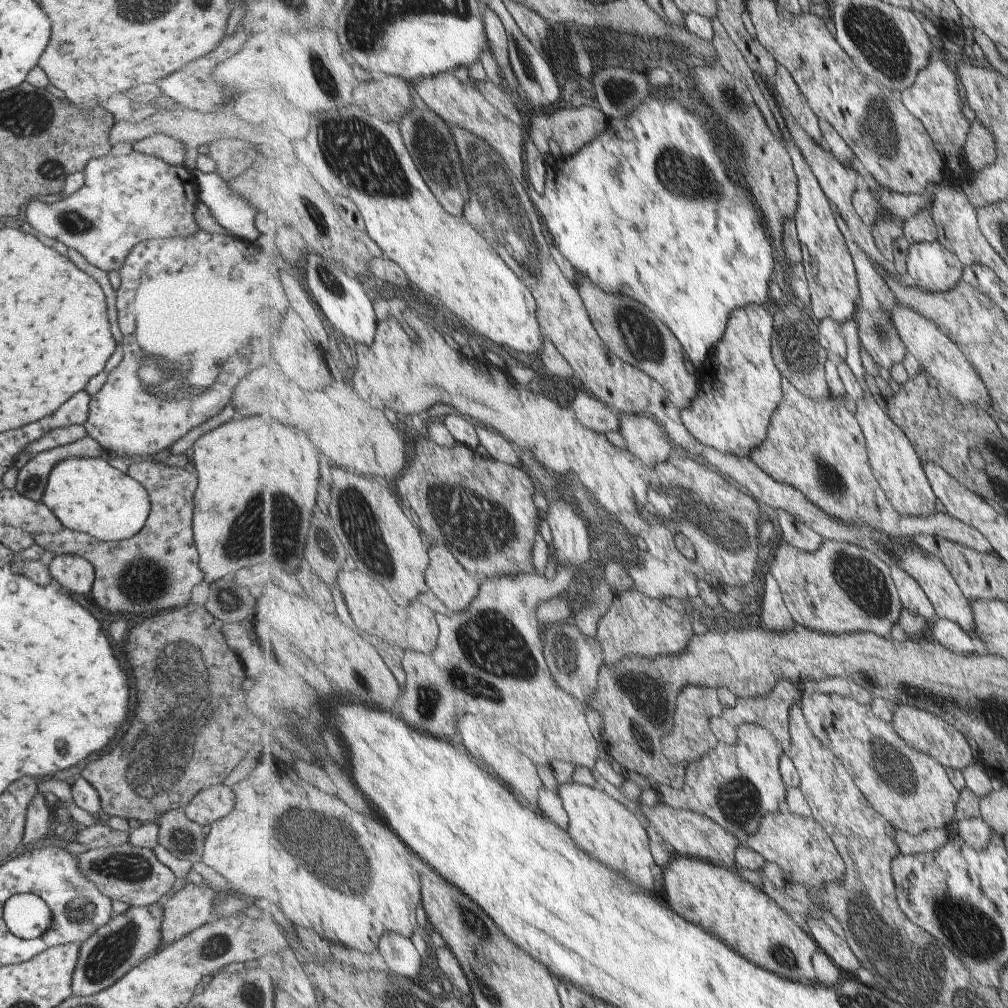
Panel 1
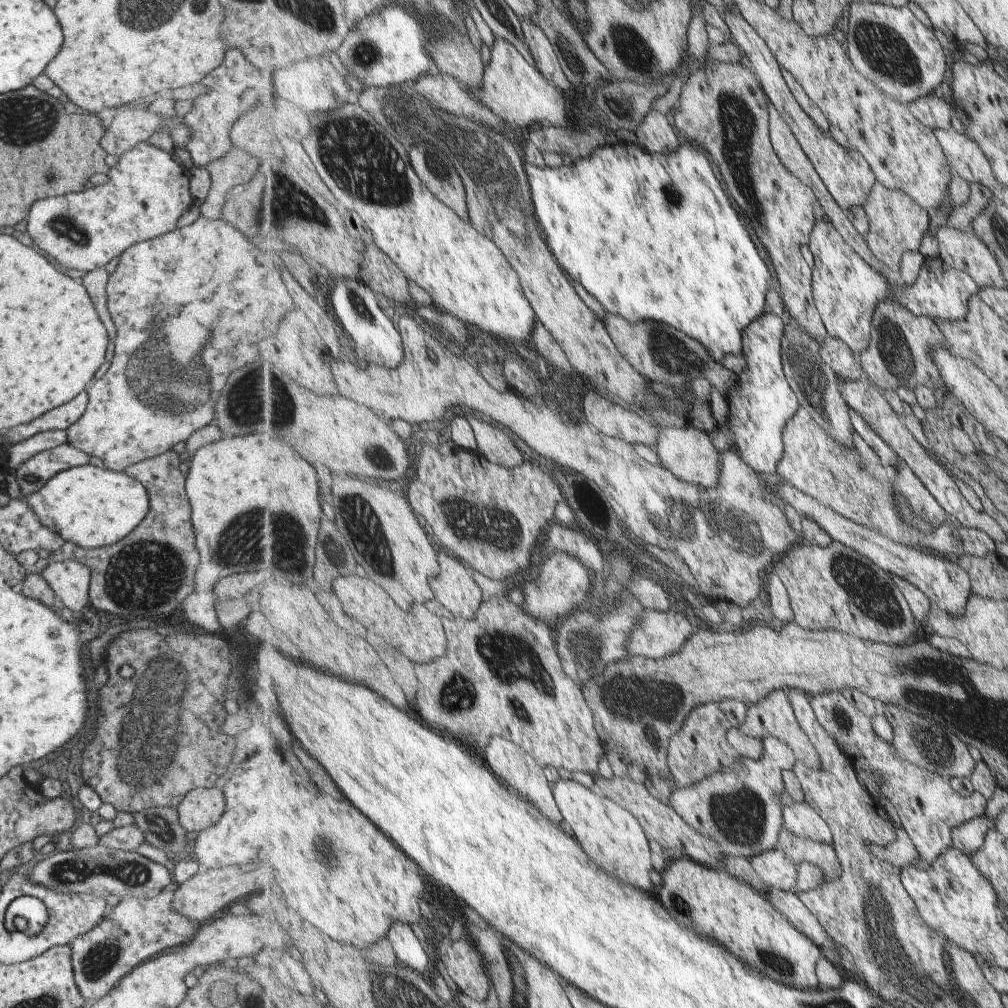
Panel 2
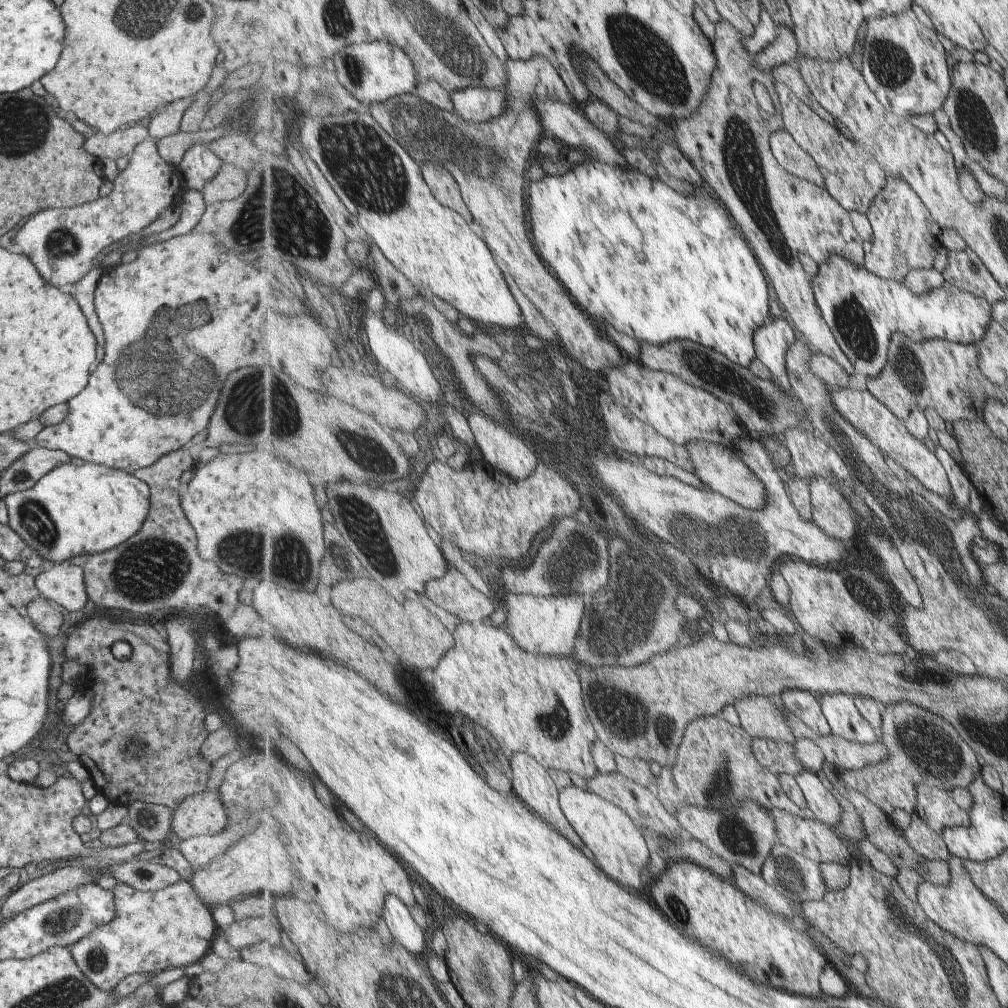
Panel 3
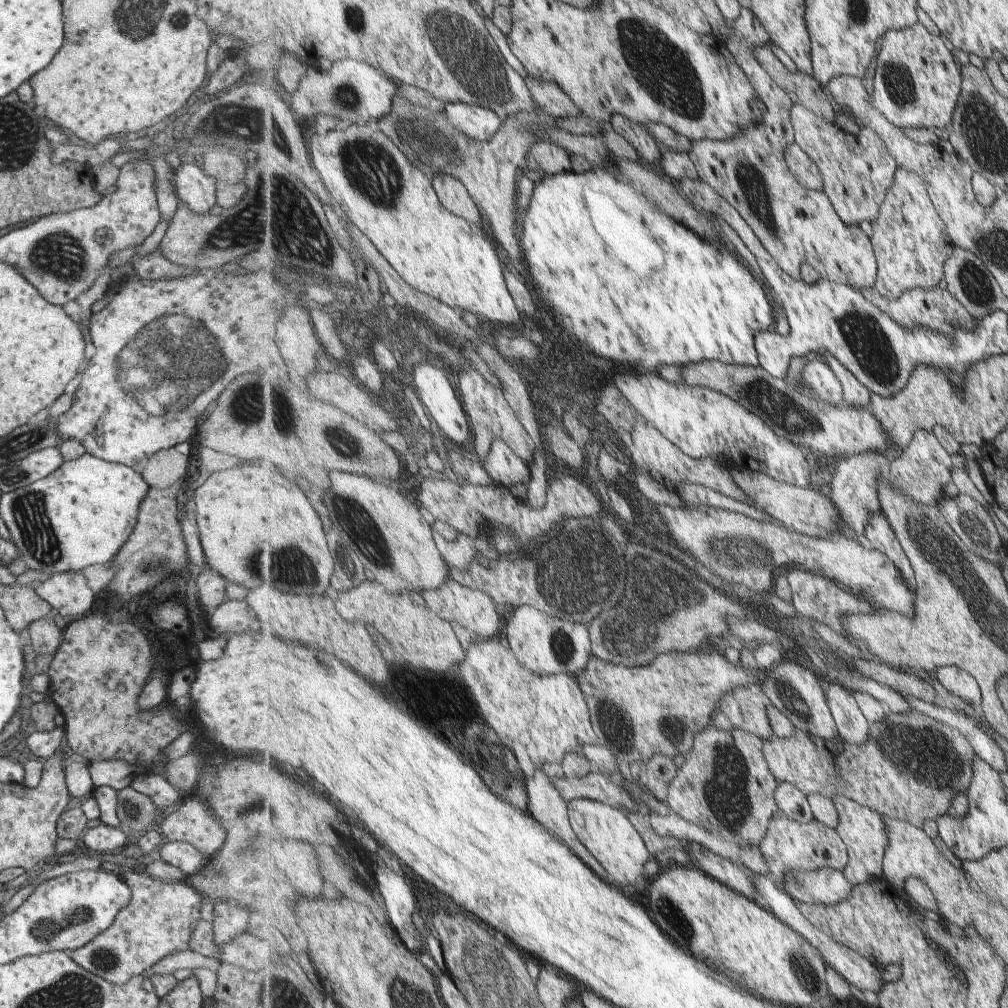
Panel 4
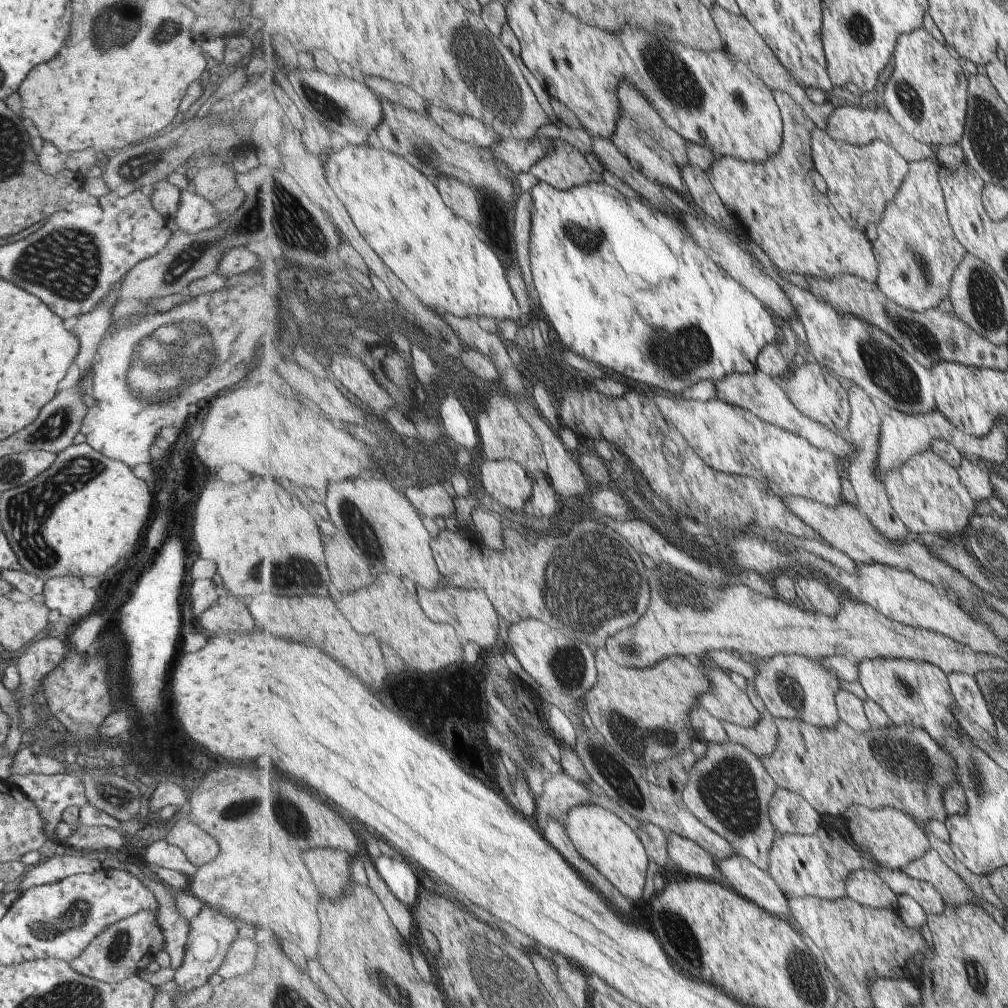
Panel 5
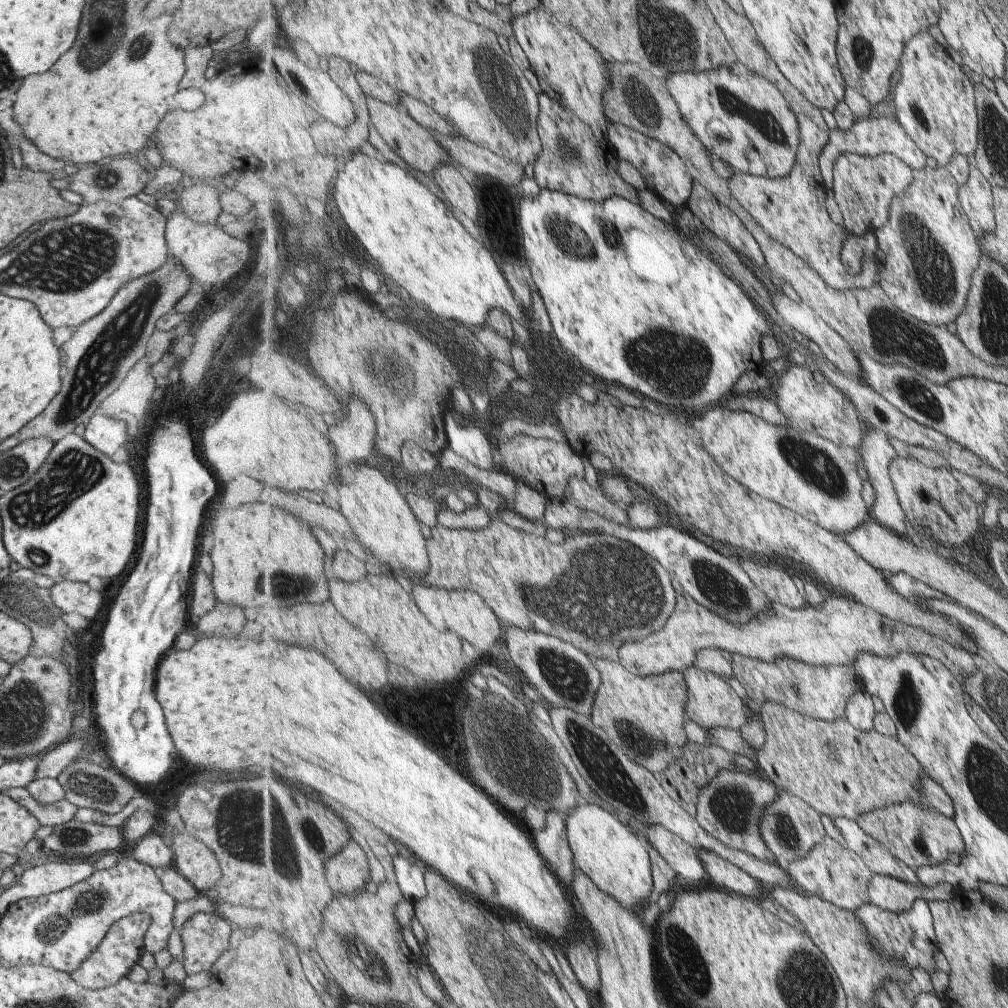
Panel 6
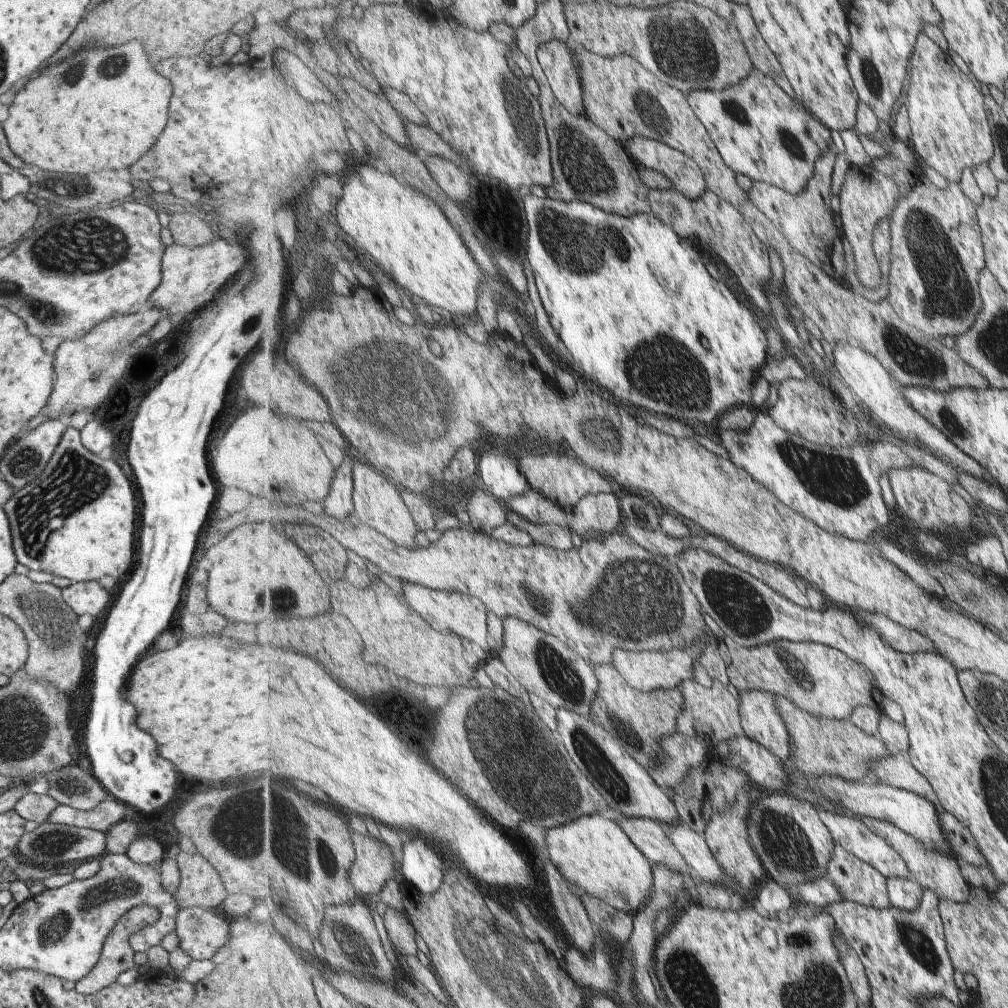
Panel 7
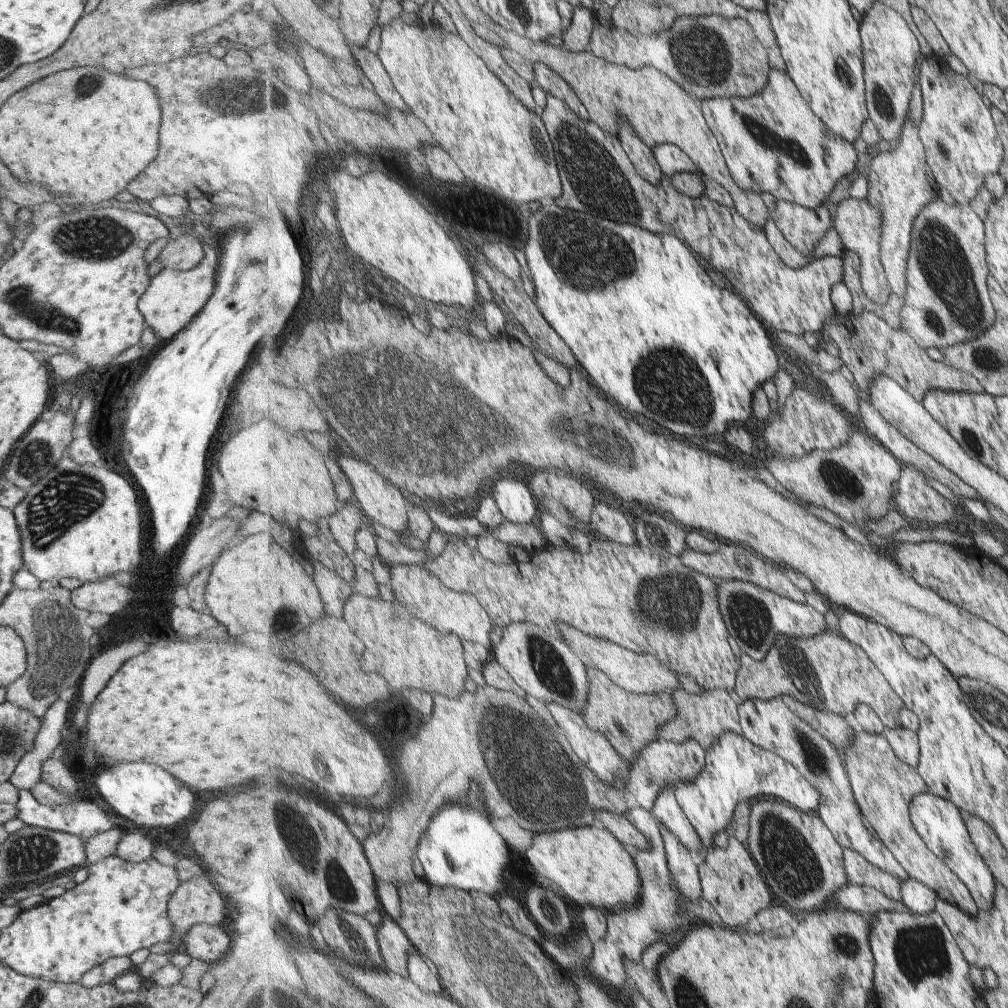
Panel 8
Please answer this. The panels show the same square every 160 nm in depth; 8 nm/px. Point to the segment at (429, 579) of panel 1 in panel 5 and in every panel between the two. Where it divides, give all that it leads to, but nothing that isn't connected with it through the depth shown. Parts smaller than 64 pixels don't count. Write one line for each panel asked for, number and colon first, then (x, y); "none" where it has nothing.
2: (454, 589)
3: (454, 593)
4: (475, 610)
5: (470, 611)

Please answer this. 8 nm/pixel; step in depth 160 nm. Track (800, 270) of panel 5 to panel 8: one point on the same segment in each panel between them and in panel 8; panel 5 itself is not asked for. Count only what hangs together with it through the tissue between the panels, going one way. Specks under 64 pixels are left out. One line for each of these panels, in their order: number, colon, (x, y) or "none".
6: (793, 209)
7: (806, 219)
8: (803, 227)

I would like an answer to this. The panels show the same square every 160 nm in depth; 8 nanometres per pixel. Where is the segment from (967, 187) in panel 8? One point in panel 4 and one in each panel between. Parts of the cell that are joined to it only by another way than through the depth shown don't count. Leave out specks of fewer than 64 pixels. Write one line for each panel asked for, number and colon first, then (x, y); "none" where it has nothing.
4: (916, 83)
5: (926, 93)
6: (933, 99)
7: (949, 131)

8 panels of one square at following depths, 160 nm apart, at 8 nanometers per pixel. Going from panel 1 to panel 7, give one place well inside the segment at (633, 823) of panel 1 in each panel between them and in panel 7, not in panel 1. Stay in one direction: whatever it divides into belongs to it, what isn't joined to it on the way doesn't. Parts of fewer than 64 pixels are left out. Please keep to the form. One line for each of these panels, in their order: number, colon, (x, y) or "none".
2: (615, 839)
3: (618, 845)
4: (605, 831)
5: (612, 847)
6: (609, 852)
7: (596, 854)

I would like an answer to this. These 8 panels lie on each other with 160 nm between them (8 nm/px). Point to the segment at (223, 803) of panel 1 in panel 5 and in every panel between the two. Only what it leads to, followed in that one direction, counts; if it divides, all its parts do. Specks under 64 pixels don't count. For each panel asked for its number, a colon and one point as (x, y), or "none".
2: (202, 807)
3: (203, 813)
4: (190, 822)
5: (199, 848)

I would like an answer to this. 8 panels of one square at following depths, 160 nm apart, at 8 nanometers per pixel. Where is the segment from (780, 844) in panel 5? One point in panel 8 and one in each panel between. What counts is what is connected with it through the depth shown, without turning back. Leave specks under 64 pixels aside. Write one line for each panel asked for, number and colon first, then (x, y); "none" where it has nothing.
6: (835, 873)
7: (860, 882)
8: (860, 871)

